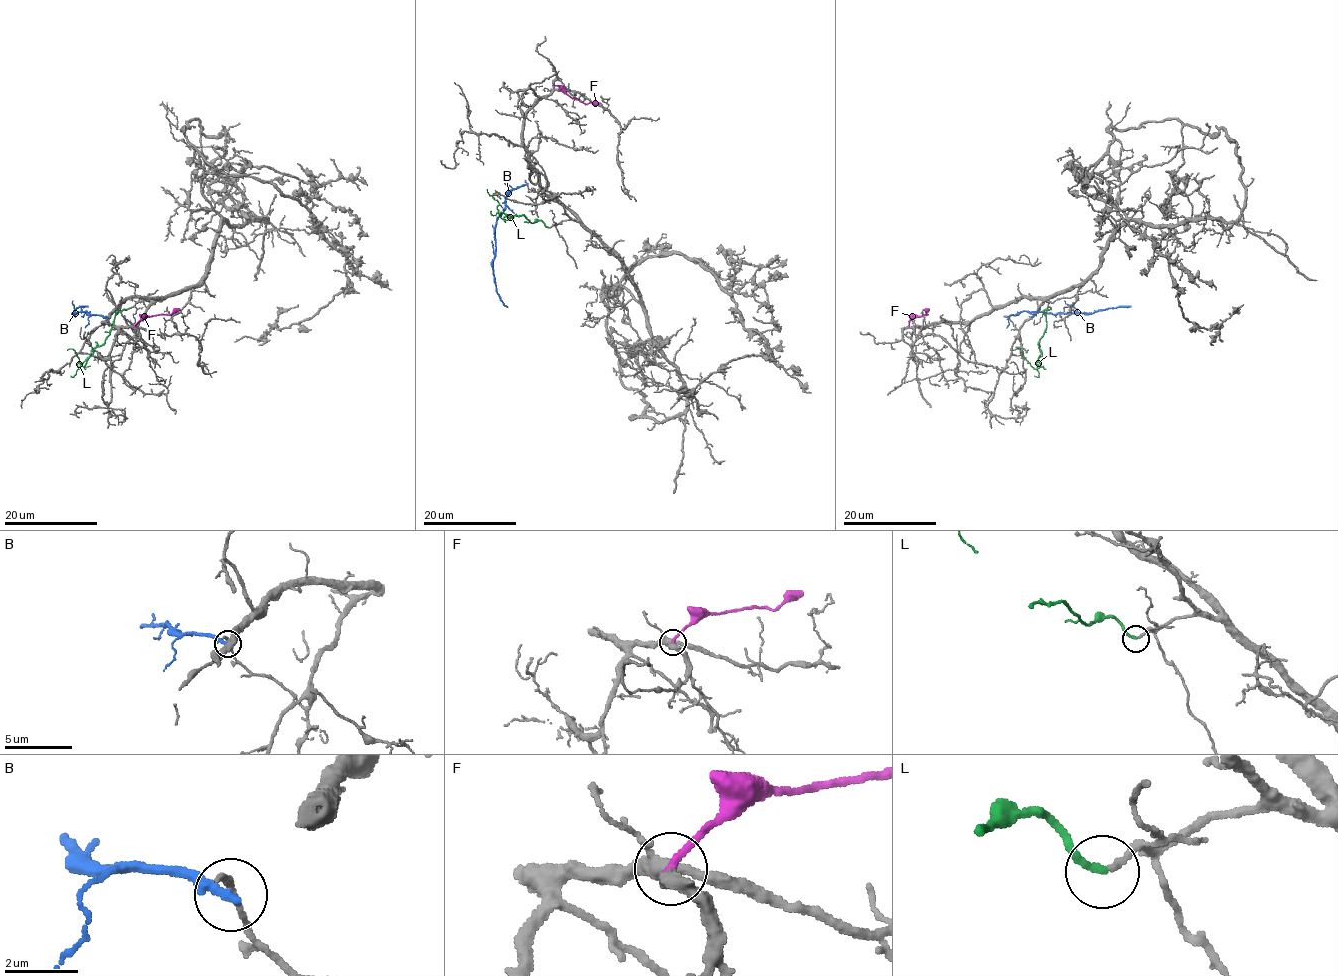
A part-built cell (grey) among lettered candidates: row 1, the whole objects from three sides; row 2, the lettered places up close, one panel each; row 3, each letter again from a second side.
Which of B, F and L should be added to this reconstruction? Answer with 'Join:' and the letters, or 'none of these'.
Join: L

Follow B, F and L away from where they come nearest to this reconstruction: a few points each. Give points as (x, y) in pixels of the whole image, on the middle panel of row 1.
B: (527, 184), (513, 189), (506, 198), (504, 211), (495, 226), (493, 273), (499, 298), (508, 307)
F: (554, 85), (585, 103), (599, 103)
L: (549, 227), (540, 220), (531, 223), (524, 216), (508, 217), (499, 213), (499, 203), (487, 189)

